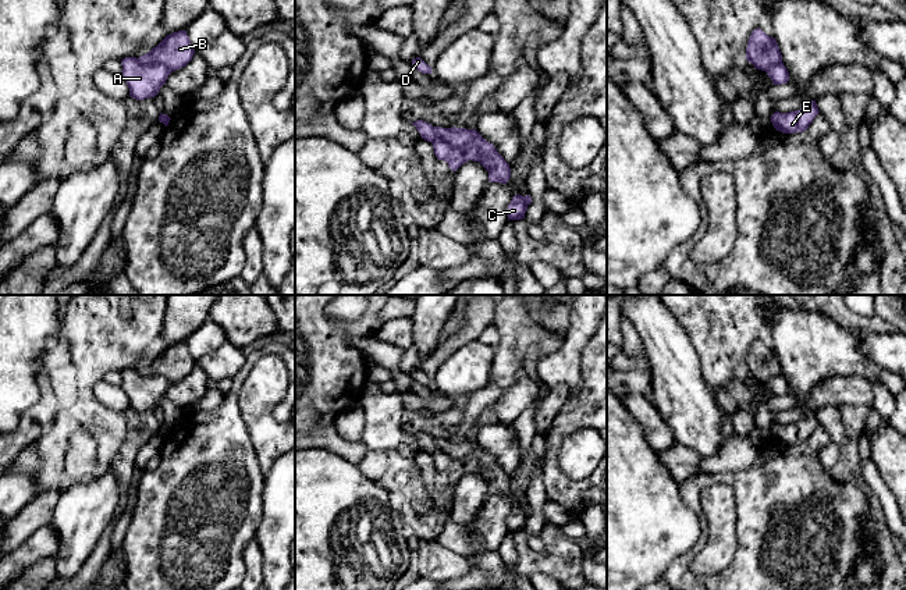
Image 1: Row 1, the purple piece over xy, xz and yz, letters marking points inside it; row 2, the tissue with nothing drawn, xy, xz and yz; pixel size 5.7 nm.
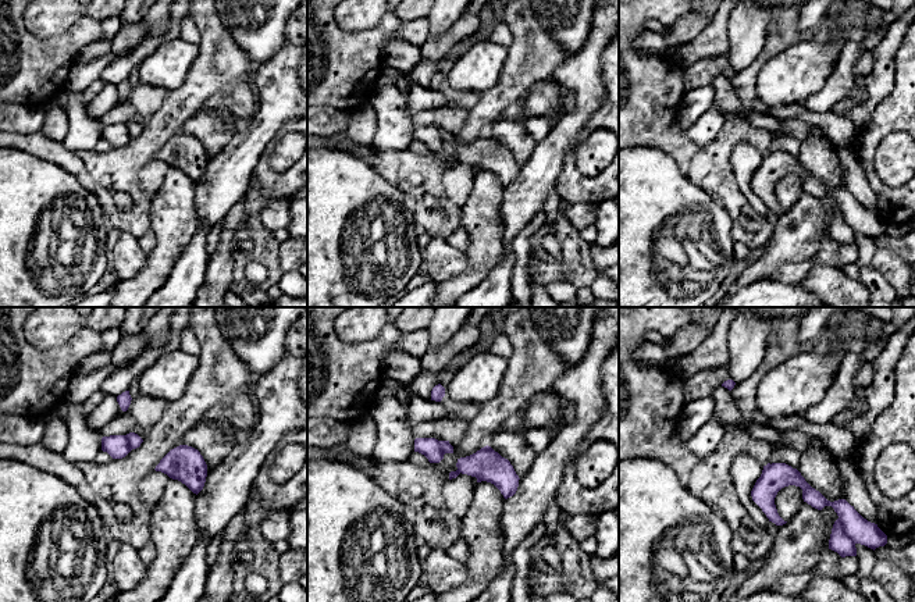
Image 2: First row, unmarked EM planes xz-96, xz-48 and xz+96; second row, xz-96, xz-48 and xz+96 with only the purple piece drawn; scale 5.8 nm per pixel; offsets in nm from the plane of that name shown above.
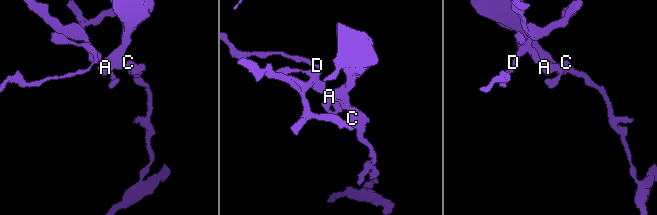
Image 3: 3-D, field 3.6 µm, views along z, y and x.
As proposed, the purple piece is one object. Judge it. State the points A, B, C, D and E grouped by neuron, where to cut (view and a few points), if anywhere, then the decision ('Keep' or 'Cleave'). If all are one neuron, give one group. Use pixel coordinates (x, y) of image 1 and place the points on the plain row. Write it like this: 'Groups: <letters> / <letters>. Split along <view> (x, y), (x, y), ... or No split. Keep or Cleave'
Groups: A E / B C D. Split along xz (433, 439), (452, 457), (475, 458), (490, 472), (491, 479). Cleave

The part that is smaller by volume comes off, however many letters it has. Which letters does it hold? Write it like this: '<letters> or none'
A, E

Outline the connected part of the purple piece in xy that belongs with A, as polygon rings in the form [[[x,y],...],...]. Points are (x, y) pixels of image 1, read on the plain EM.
[[[125,369],[121,372],[121,387],[129,399],[129,408],[136,412],[154,409],[160,399],[166,395],[171,380],[160,376],[142,376],[136,369]]]

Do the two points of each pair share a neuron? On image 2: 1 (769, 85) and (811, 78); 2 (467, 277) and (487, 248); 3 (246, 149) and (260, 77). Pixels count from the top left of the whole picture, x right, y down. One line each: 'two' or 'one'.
1: one
2: one
3: one

